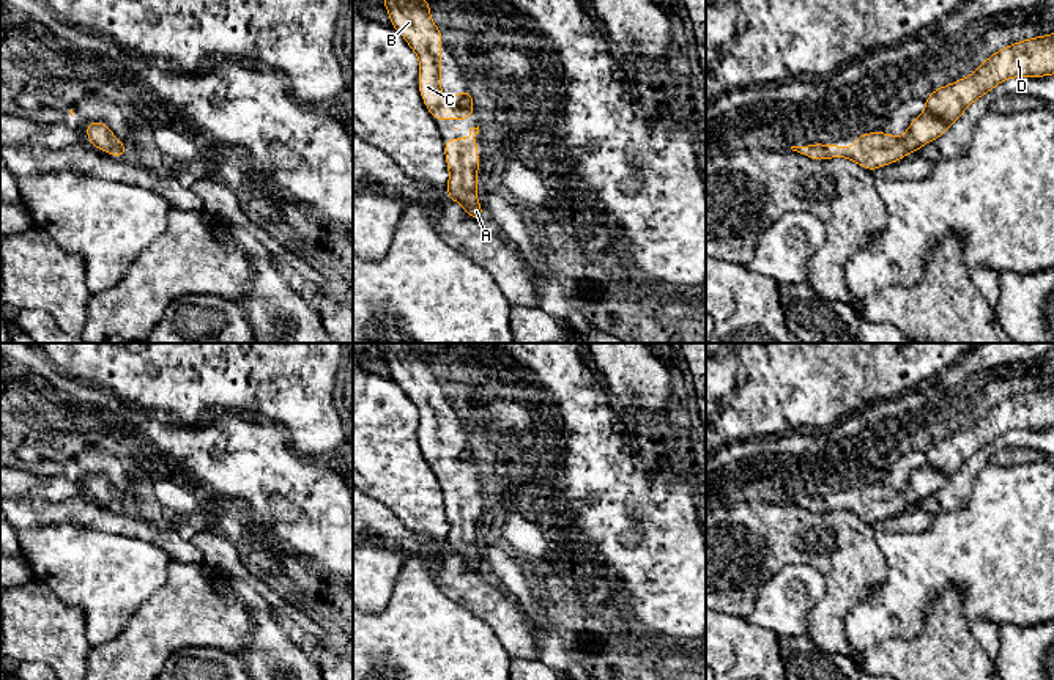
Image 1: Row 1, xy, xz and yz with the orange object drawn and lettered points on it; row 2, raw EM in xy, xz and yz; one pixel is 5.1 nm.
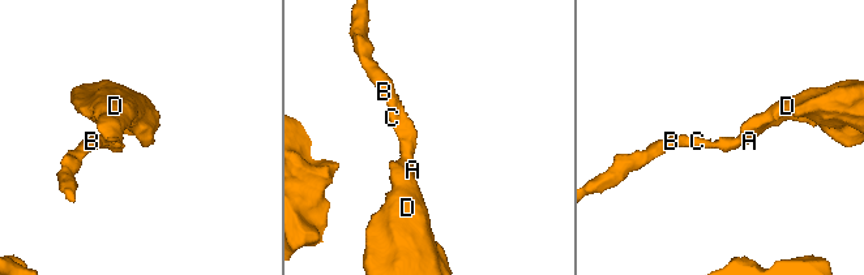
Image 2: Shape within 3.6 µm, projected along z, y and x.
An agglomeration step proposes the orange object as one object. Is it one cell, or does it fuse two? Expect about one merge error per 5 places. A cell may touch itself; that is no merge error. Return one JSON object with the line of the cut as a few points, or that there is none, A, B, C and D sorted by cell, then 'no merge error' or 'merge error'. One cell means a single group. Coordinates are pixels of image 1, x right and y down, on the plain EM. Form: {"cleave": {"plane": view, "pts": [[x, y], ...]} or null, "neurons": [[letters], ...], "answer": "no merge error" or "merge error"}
{"cleave": null, "neurons": [["A", "B", "C", "D"]], "answer": "no merge error"}

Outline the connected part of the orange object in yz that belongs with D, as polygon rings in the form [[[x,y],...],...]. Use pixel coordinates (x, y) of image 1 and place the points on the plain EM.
[[[1054,386],[1022,392],[988,409],[974,427],[936,441],[925,452],[923,466],[911,474],[903,490],[868,485],[857,488],[854,499],[810,496],[791,502],[813,513],[846,510],[873,524],[939,491],[974,453],[1004,433],[1051,427],[1054,427]]]

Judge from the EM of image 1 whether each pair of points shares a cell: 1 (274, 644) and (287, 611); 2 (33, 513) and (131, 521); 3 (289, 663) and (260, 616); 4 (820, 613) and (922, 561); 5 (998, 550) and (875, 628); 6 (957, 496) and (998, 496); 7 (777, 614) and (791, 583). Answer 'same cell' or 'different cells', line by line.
1: different cells
2: same cell
3: same cell
4: different cells
5: same cell
6: different cells
7: same cell

